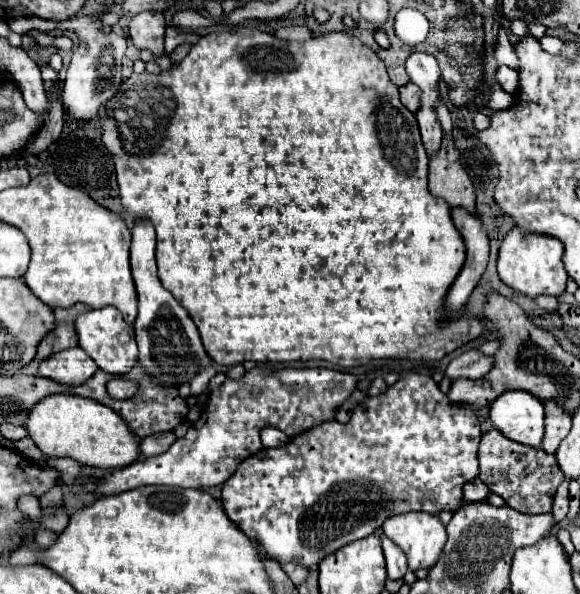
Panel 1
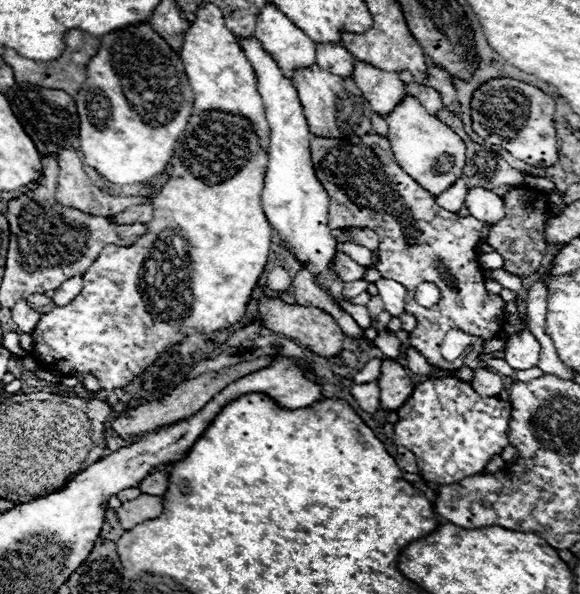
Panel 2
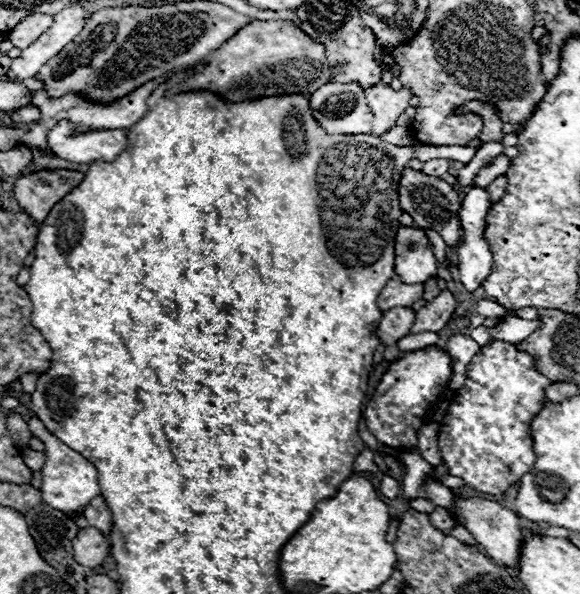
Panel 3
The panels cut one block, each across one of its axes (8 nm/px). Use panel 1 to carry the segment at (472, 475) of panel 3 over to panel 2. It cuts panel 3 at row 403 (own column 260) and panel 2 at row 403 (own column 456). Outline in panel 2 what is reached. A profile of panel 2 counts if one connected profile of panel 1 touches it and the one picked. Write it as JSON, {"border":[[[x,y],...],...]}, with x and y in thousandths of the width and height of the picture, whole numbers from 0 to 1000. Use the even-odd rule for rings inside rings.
{"border":[[[738,636],[734,643],[721,646],[710,667],[693,680],[686,694],[686,710],[679,714],[679,747],[703,754],[717,768],[717,781],[724,798],[748,811],[748,815],[776,815],[793,811],[803,801],[828,798],[841,774],[852,764],[862,764],[869,751],[876,751],[876,710],[879,710],[879,680],[866,670],[828,670],[807,643],[786,636]]]}

